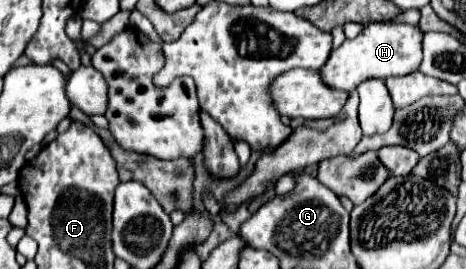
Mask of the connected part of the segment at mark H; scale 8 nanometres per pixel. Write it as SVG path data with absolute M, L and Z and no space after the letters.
M373 23L373 27L365 27L365 31L361 31L355 39L345 39L341 43L341 47L333 49L327 63L319 69L319 75L327 87L351 93L363 79L371 79L371 77L387 79L387 77L395 77L395 75L407 75L407 73L417 71L419 63L421 63L421 31L419 31L419 27L405 27L403 23Z

